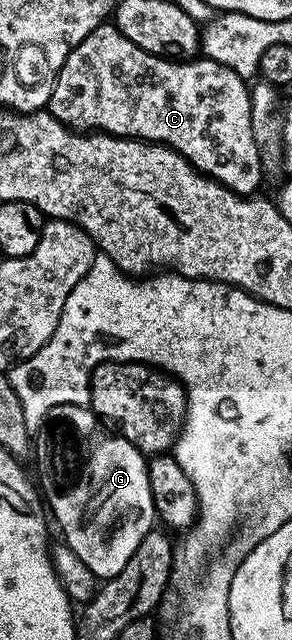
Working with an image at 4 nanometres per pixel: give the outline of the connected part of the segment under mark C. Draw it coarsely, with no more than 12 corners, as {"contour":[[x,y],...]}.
{"contour":[[98,25],[46,108],[164,144],[240,196],[266,173],[252,93]]}

